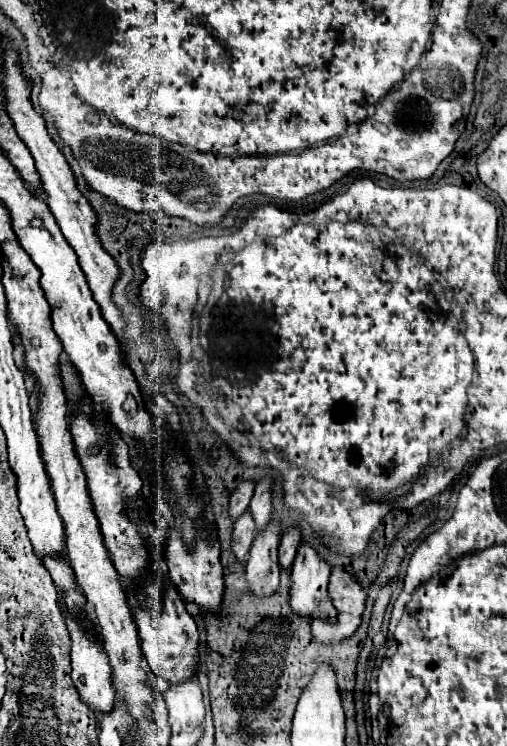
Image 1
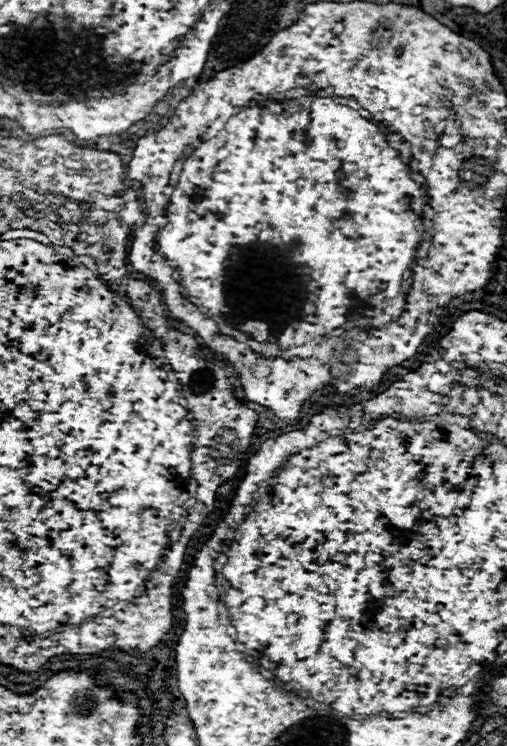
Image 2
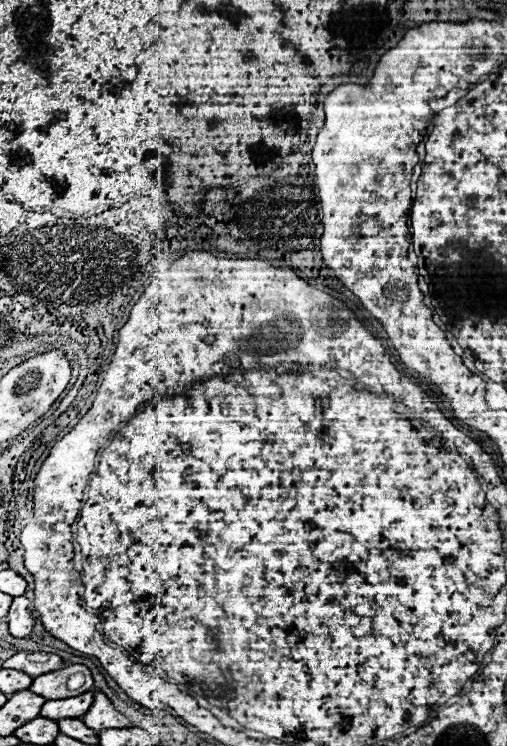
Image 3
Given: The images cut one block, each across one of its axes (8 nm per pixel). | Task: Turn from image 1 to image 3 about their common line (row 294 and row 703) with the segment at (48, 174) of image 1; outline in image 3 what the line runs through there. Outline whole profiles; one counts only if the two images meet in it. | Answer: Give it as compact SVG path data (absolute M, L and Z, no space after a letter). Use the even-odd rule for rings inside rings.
M94 690L96 700L92 702L92 708L88 710L88 716L84 716L84 722L92 730L106 730L106 728L130 728L134 726L124 714L120 714L112 702L106 698L106 694Z

